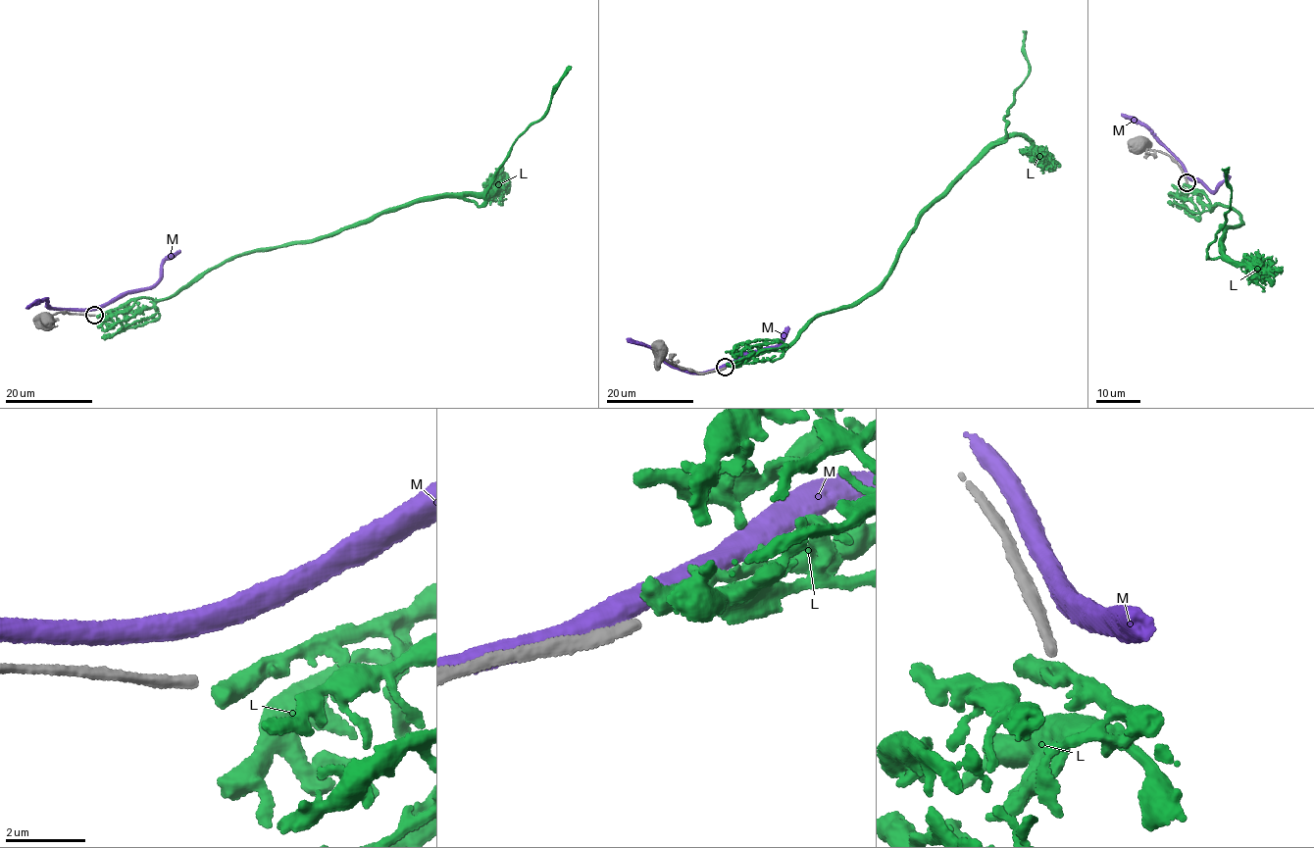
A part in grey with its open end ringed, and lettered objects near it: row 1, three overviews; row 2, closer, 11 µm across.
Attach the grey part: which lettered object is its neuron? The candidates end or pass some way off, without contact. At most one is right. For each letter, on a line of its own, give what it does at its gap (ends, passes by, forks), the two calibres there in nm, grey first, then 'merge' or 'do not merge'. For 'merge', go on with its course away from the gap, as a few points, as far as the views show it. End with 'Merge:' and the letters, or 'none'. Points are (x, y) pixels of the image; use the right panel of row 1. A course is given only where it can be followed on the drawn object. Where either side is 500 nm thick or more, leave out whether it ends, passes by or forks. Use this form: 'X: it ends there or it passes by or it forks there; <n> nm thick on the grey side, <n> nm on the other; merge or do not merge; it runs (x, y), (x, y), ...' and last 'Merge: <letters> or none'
L: 280 nm thick on the grey side, 600 nm on the other; do not merge
M: it passes by; 280 nm thick on the grey side, 480 nm on the other; do not merge
Merge: none

